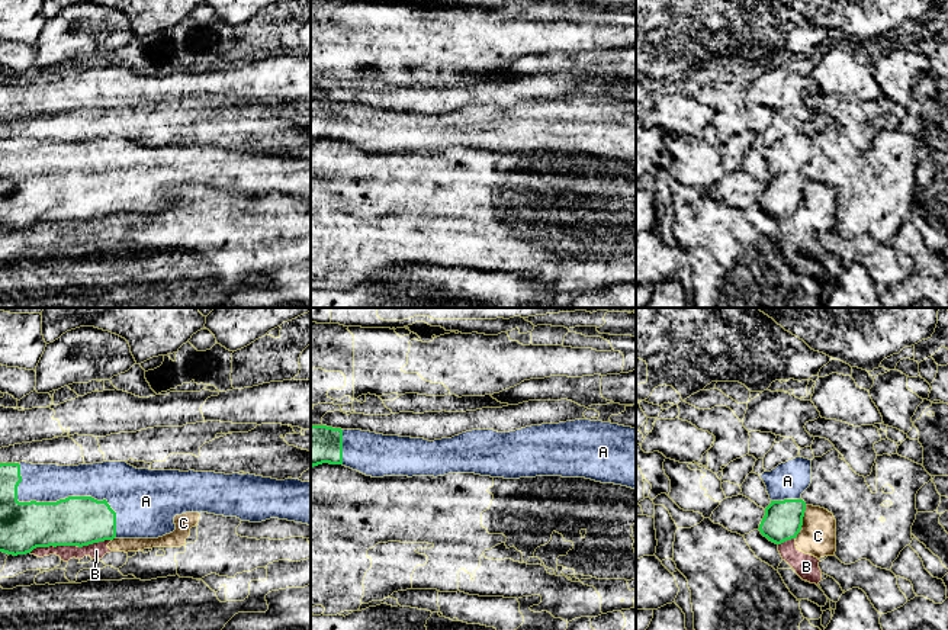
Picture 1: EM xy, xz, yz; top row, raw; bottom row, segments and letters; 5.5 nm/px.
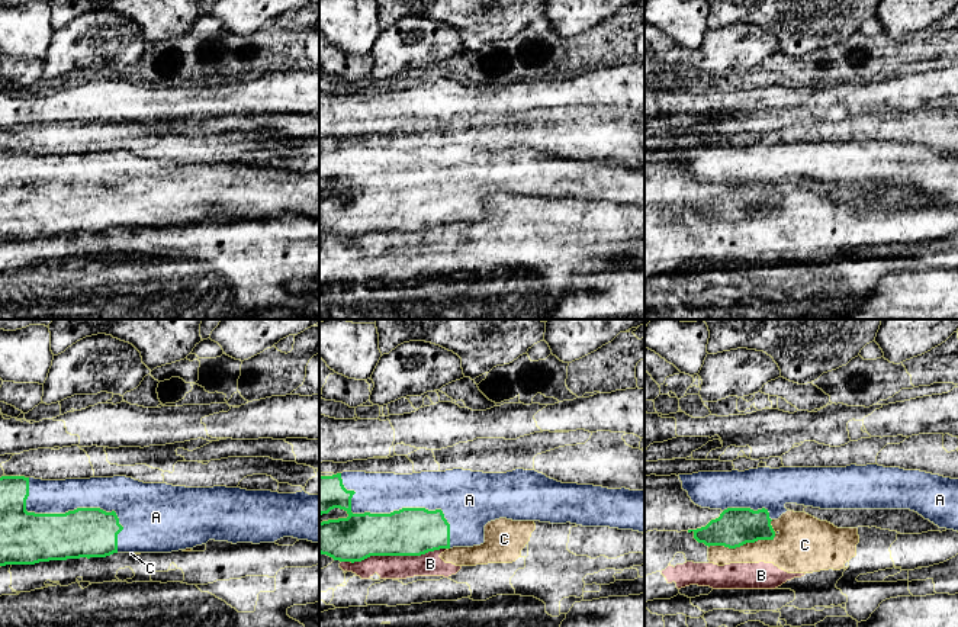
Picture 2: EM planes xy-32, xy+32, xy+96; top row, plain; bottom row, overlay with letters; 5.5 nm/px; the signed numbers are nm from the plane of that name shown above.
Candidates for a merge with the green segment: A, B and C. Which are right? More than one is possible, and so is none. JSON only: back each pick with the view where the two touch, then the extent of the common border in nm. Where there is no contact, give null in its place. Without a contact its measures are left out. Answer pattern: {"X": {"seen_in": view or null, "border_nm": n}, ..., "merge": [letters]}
{"A": {"seen_in": "xy", "border_nm": 700}, "merge": ["A"]}

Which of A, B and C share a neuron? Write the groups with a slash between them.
A / B C

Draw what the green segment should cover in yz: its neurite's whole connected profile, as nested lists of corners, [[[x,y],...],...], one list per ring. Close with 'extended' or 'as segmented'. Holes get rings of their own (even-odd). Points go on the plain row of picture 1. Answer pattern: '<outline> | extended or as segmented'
[[[796,132],[761,150],[771,179],[759,199],[764,212],[775,219],[796,213],[803,200],[806,177],[801,168],[812,158],[812,135]]] | extended

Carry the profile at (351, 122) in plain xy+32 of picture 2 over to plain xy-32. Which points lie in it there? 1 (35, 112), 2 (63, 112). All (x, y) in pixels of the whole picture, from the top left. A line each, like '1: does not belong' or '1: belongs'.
1: belongs
2: belongs

